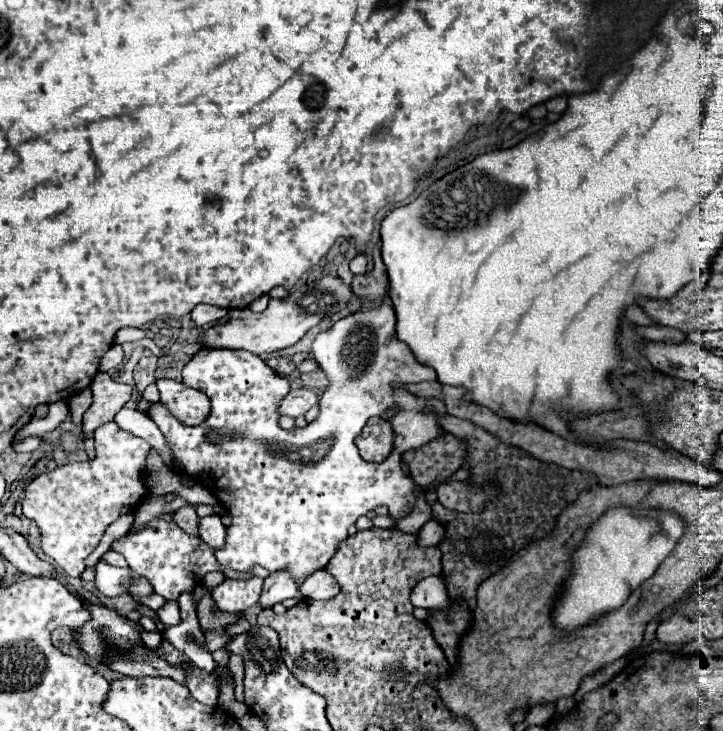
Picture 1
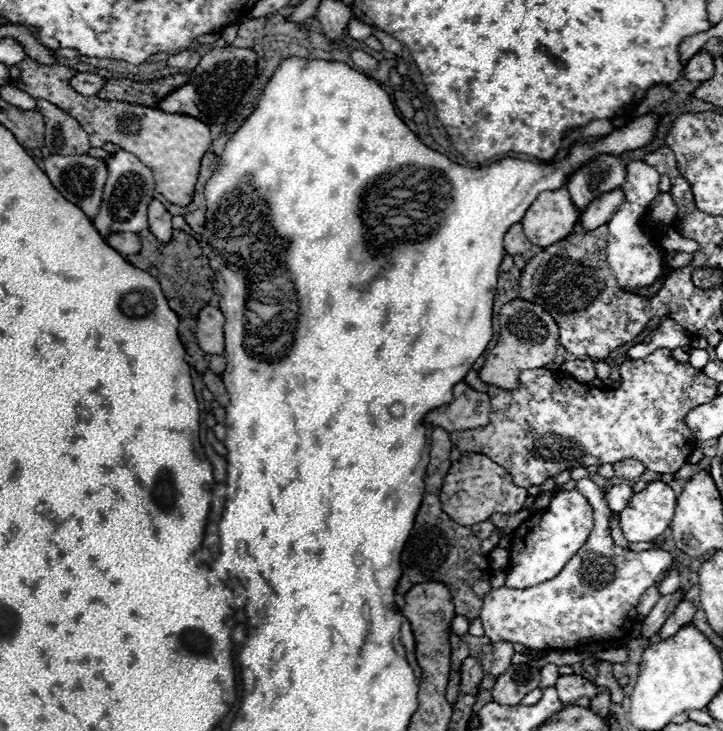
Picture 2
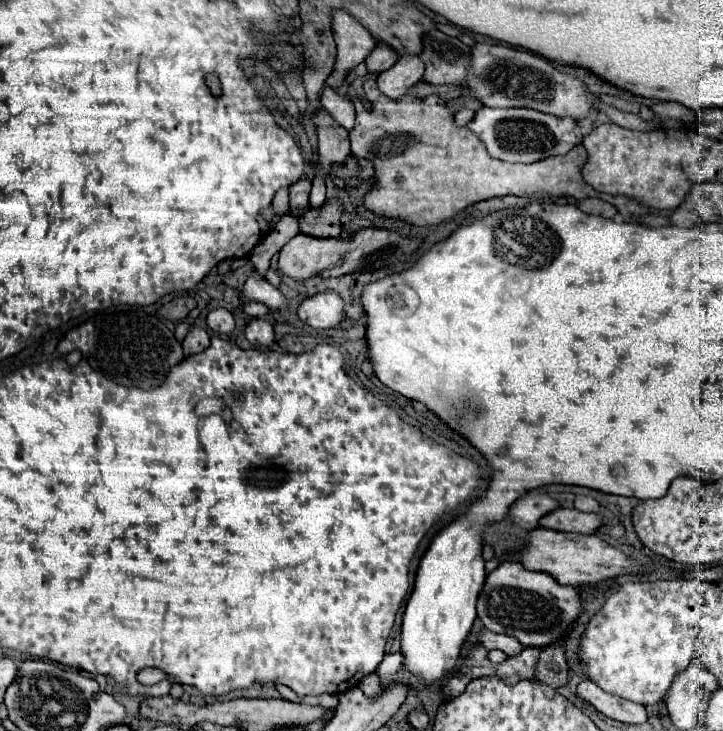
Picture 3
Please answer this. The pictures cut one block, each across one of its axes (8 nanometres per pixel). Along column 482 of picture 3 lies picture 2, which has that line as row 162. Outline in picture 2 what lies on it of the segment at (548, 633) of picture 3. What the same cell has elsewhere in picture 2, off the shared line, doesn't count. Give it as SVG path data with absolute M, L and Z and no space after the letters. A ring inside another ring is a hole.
M600 154L568 178L568 192L578 210L586 208L604 192L620 188L626 182L626 164L622 156Z

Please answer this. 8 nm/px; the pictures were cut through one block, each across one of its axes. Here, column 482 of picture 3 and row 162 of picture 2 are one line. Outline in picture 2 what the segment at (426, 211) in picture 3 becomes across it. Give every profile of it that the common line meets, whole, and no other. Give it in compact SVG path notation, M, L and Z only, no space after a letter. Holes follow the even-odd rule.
M28 58L10 68L10 82L14 86L22 88L36 100L38 98L50 100L58 108L66 110L72 118L76 118L84 132L88 134L90 146L102 148L106 142L112 142L118 148L136 154L144 164L148 164L154 170L156 190L172 204L188 206L192 202L200 160L212 144L210 128L188 114L166 114L162 110L144 108L138 104L116 100L108 102L100 100L98 96L82 96L70 86L72 76L76 76L74 68L58 64L44 66Z

